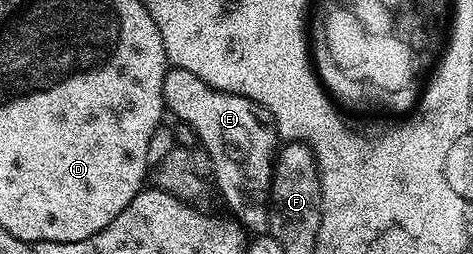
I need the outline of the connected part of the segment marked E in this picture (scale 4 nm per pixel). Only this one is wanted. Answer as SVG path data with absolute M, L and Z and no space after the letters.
M170 66L163 77L163 101L170 116L173 114L179 122L186 123L205 142L217 187L229 206L228 214L246 232L268 232L270 187L279 150L277 126L271 113L247 97L223 93L195 77L195 73L174 66Z

